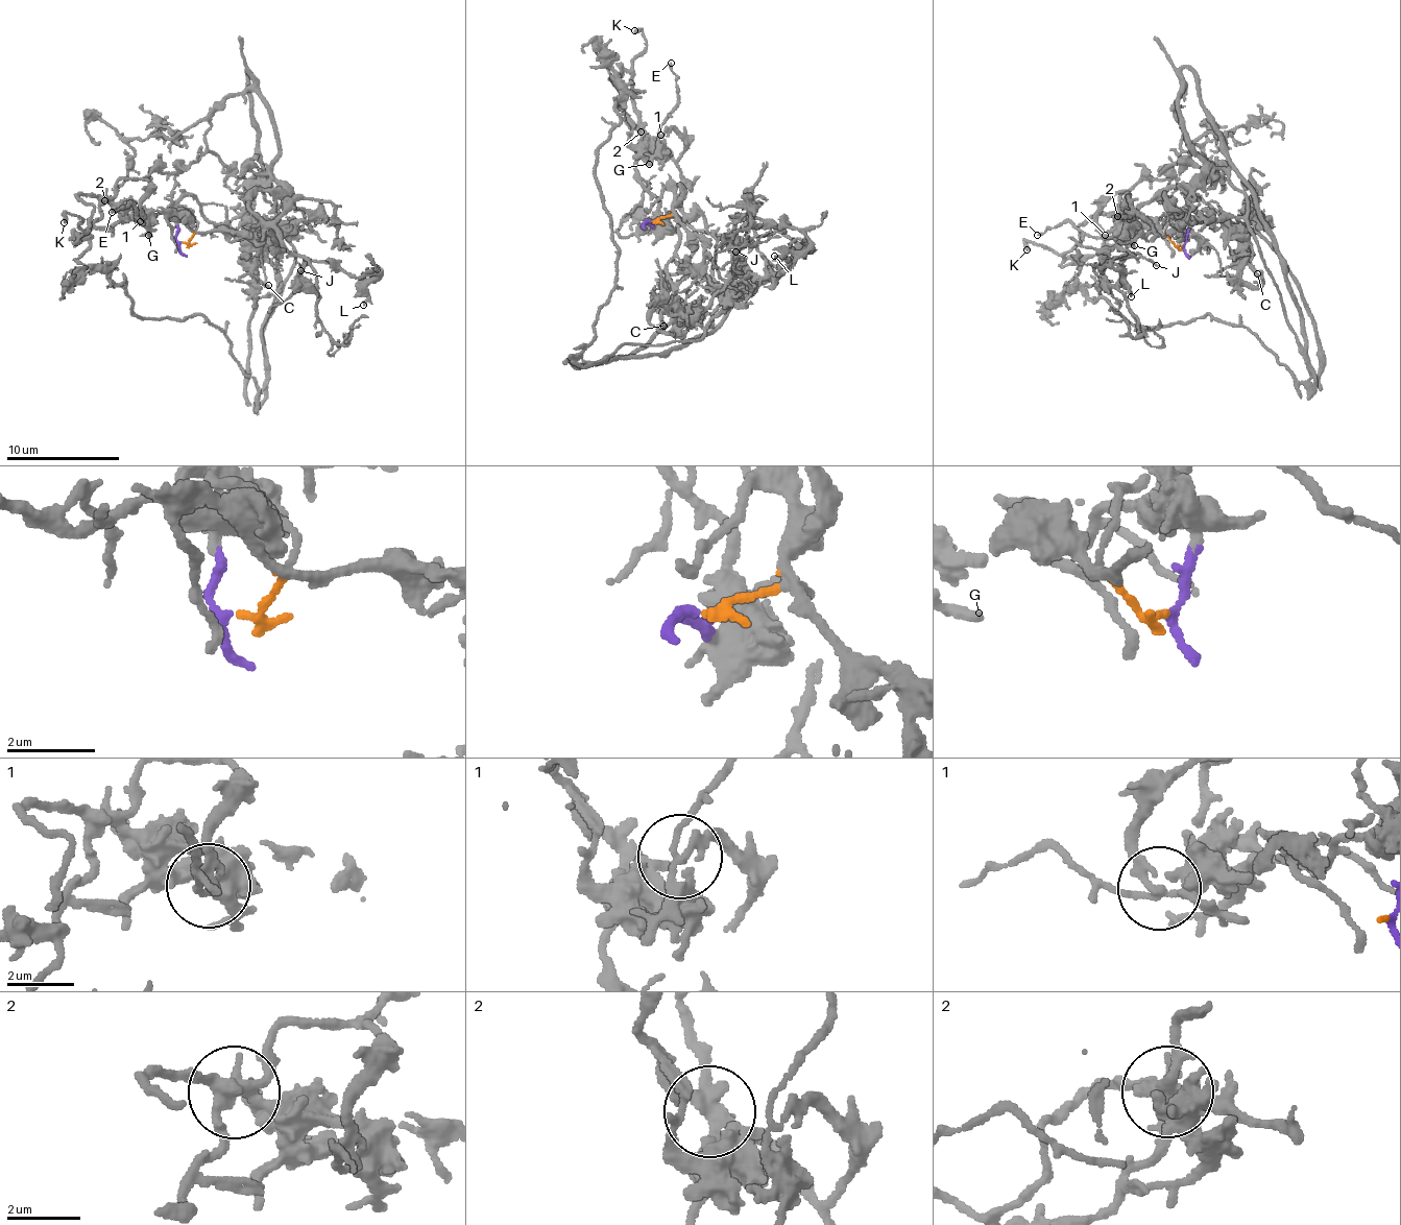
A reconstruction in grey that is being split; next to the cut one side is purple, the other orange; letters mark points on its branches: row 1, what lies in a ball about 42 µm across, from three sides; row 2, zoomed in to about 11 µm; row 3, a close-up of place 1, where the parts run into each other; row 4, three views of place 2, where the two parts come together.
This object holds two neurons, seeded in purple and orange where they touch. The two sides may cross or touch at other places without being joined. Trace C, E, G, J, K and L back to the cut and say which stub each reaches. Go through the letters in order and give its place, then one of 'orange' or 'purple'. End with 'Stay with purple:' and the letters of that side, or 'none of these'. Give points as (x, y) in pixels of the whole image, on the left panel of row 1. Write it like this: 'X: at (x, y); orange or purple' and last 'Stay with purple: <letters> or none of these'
C: at (268, 285); purple
E: at (112, 212); purple
G: at (148, 235); purple
J: at (300, 270); orange
K: at (64, 222); purple
L: at (363, 305); orange
Stay with purple: C, E, G, K

